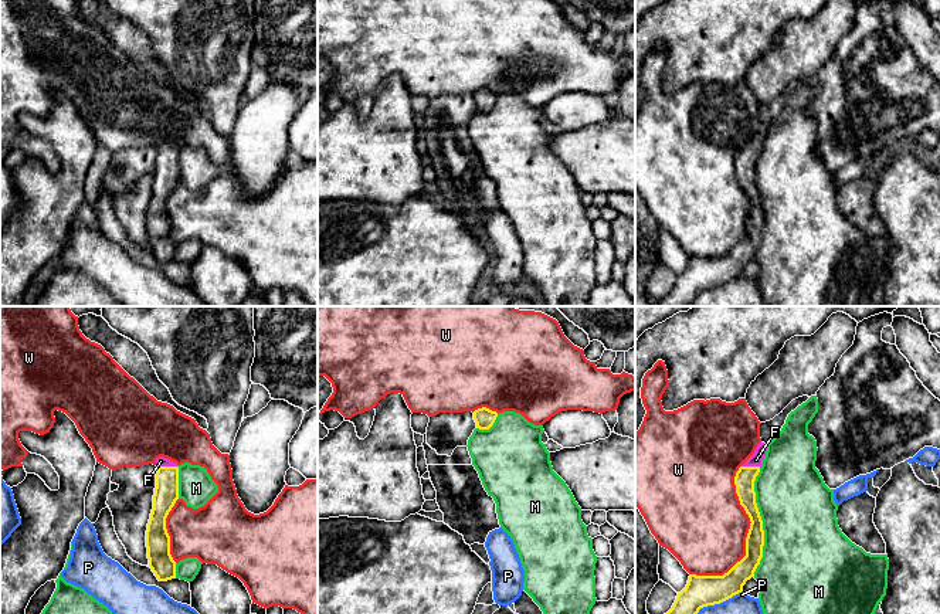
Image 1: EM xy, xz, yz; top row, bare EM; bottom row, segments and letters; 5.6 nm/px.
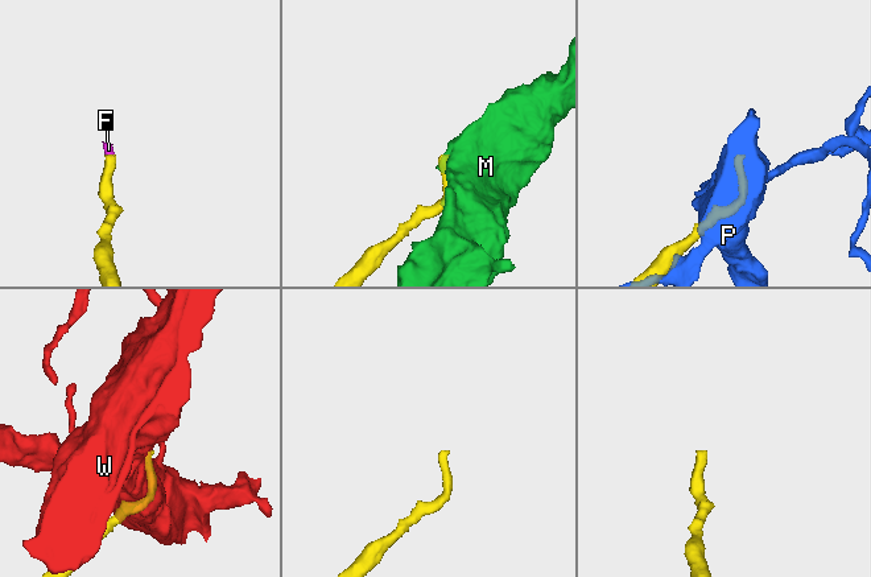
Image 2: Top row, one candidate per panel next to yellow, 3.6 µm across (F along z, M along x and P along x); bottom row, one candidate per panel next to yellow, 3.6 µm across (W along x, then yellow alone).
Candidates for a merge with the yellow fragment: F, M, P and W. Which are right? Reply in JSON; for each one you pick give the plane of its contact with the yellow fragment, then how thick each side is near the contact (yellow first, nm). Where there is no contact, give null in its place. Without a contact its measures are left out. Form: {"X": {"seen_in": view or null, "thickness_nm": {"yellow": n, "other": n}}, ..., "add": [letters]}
{"F": {"seen_in": "xy", "thickness_nm": {"yellow": 140, "other": 50}}, "add": ["F"]}

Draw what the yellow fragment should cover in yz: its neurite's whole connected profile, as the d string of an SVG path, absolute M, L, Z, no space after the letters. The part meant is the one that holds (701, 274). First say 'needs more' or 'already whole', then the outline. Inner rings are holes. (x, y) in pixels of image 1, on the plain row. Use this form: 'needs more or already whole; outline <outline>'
needs more; outline M802 78L793 82L773 102L760 106L761 125L736 155L736 176L751 204L746 220L746 238L723 258L690 257L686 269L678 275L672 291L662 299L651 301L651 306L689 306L700 291L720 286L742 275L746 264L754 259L764 228L763 203L756 186L754 163L763 147L767 126L781 113L788 96L808 81L808 78Z

